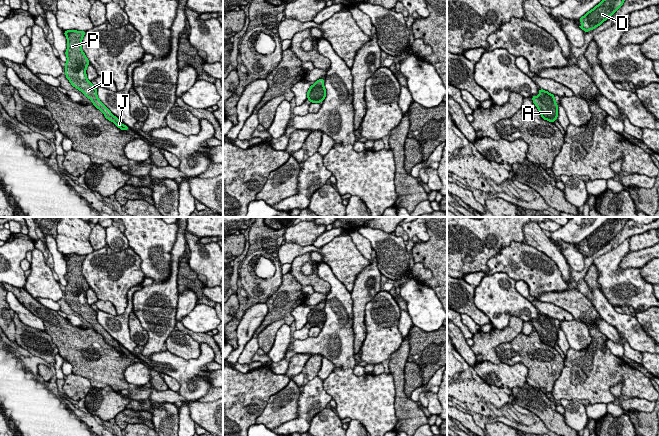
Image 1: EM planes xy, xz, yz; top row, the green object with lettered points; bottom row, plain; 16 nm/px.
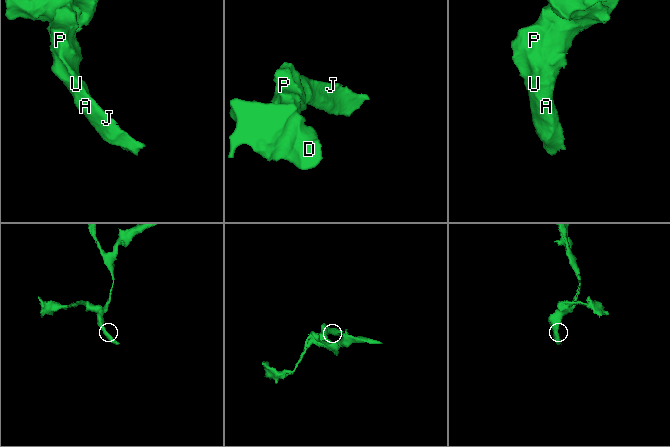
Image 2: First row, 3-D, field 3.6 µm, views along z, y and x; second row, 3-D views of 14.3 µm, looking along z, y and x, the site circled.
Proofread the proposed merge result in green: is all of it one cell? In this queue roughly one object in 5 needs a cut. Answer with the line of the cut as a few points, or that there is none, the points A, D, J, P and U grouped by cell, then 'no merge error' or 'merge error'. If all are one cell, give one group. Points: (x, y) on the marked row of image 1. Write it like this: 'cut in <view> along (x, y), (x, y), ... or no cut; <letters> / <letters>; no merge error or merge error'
no cut; A D J P U; no merge error

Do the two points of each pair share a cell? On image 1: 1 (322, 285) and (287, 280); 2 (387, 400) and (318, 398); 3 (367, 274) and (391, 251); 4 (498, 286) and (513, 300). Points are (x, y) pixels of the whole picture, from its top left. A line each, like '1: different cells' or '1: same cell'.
1: different cells
2: different cells
3: different cells
4: same cell

